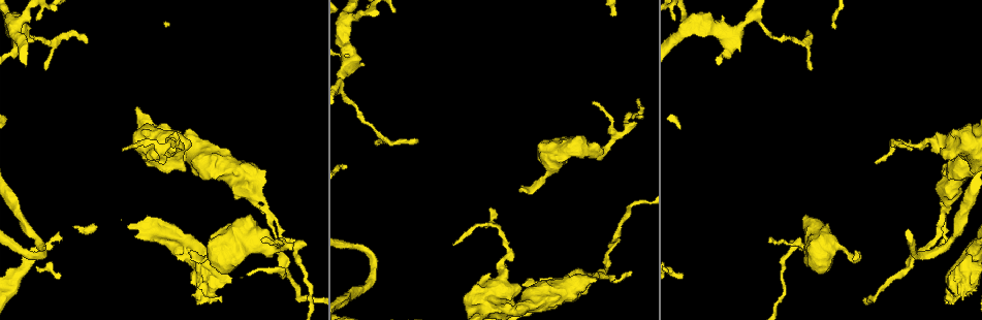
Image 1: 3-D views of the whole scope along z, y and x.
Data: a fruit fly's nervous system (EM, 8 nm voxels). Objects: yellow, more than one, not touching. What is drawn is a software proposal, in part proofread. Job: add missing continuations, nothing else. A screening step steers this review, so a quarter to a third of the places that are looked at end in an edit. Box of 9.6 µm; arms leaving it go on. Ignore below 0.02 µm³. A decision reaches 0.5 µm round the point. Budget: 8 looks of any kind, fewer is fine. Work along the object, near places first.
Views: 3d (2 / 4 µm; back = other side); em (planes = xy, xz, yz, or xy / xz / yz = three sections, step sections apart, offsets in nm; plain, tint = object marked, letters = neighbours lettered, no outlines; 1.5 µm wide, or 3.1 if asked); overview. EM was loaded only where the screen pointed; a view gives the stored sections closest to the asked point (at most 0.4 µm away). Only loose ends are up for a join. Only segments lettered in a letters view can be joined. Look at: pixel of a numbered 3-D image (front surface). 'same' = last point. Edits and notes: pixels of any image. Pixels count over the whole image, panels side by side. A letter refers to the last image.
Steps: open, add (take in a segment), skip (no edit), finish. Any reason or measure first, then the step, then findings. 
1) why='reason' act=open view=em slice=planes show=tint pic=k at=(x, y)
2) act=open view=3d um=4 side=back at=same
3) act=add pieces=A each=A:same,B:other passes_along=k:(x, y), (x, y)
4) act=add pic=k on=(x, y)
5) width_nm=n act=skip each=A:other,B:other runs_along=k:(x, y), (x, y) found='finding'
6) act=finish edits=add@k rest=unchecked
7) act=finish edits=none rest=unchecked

why='free end' act=open view=em slice=xy step=4 show=tint pic=1 at=(492, 209)

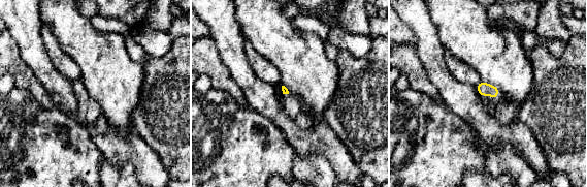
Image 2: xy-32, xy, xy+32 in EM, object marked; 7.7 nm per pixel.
why='another direction' act=open view=em slice=planes show=letters at=same

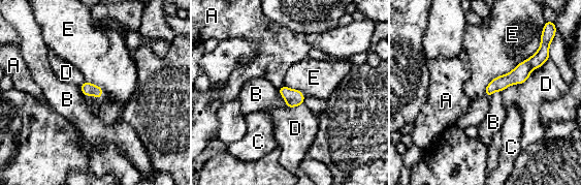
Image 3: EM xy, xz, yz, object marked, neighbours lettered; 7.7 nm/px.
longest_contact=E:600nm act=skip each=A:other,B:other,C:other,D:other,E:other found='no lettered segment goes on from it'

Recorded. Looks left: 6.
act=open view=em slice=xy step=8 show=letters pic=1 at=(946, 279)

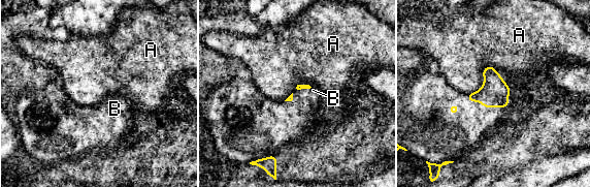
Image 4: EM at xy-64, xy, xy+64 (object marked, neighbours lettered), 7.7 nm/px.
longest_contact=A:340nm act=add pieces=B each=A:other,B:same found='it goes on there'

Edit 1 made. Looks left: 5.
why='see it whole again' act=open view=overview

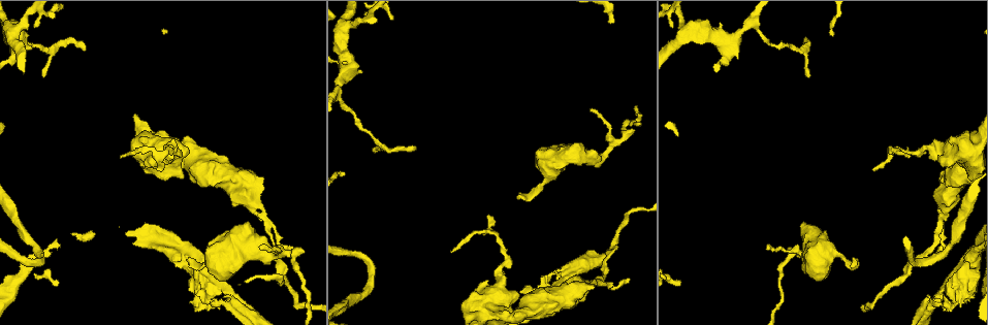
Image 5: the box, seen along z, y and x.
why='thin end' act=open view=em slice=planes show=letters pic=5 at=(854, 259)

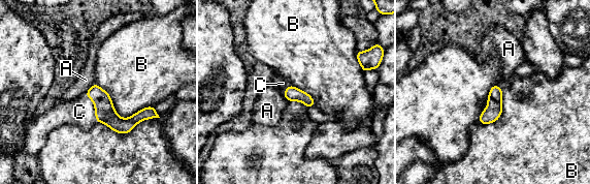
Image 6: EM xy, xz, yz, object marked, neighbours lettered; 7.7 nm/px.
act=add pieces=C each=A:other,B:other,C:same found='the cell continues'

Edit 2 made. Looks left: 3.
act=finish edits=add@4,add@6 rest=unchecked

